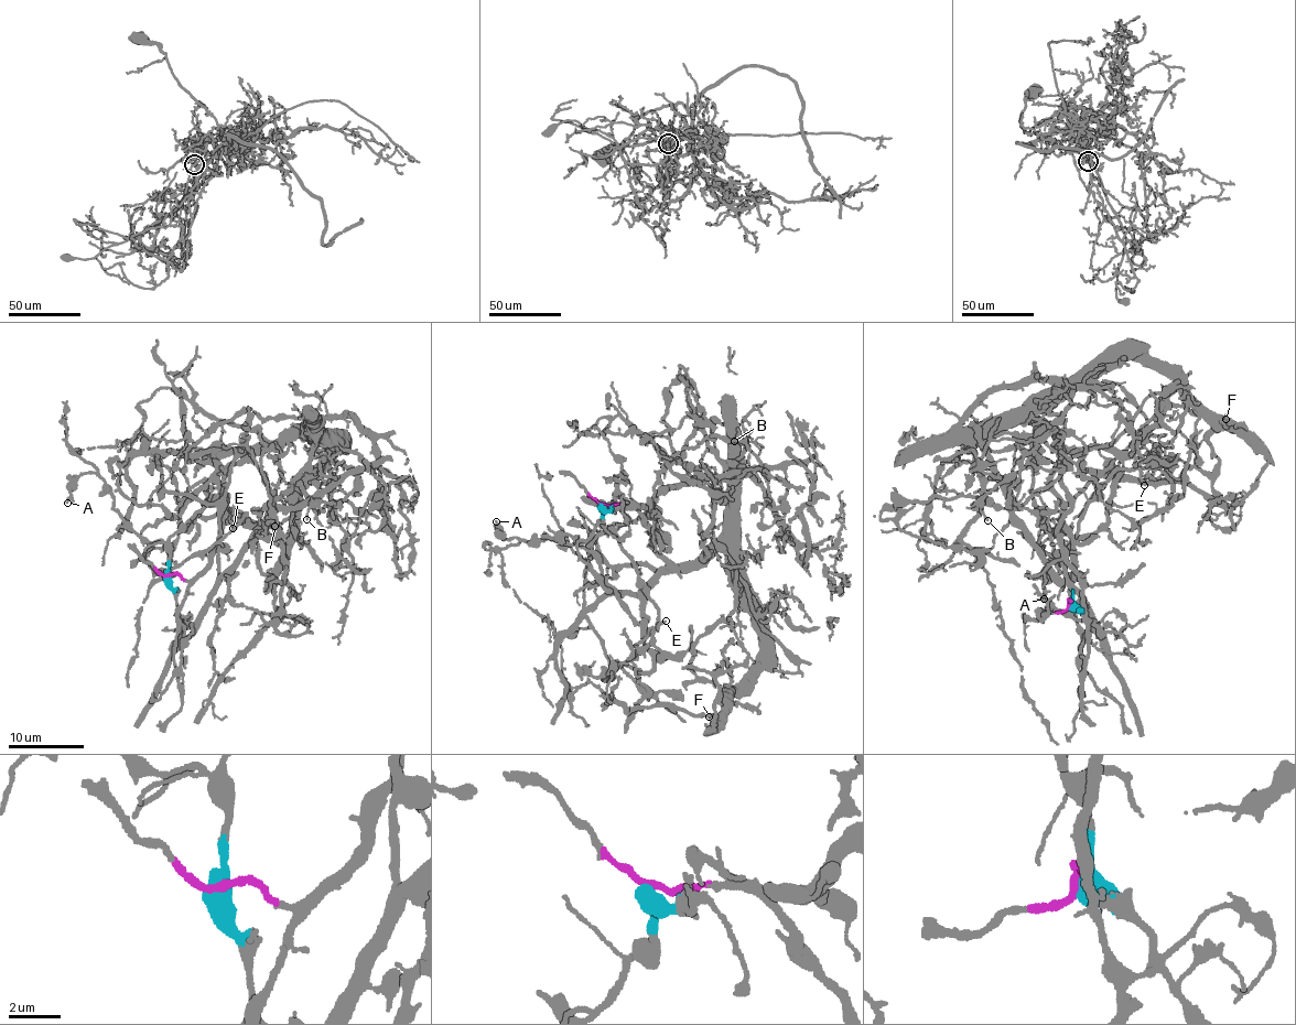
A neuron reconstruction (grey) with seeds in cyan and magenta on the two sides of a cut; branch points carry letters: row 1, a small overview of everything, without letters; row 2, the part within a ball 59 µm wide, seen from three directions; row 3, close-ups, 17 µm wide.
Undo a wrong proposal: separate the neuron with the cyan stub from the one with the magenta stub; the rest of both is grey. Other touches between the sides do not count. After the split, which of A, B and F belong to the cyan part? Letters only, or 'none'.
A, B

